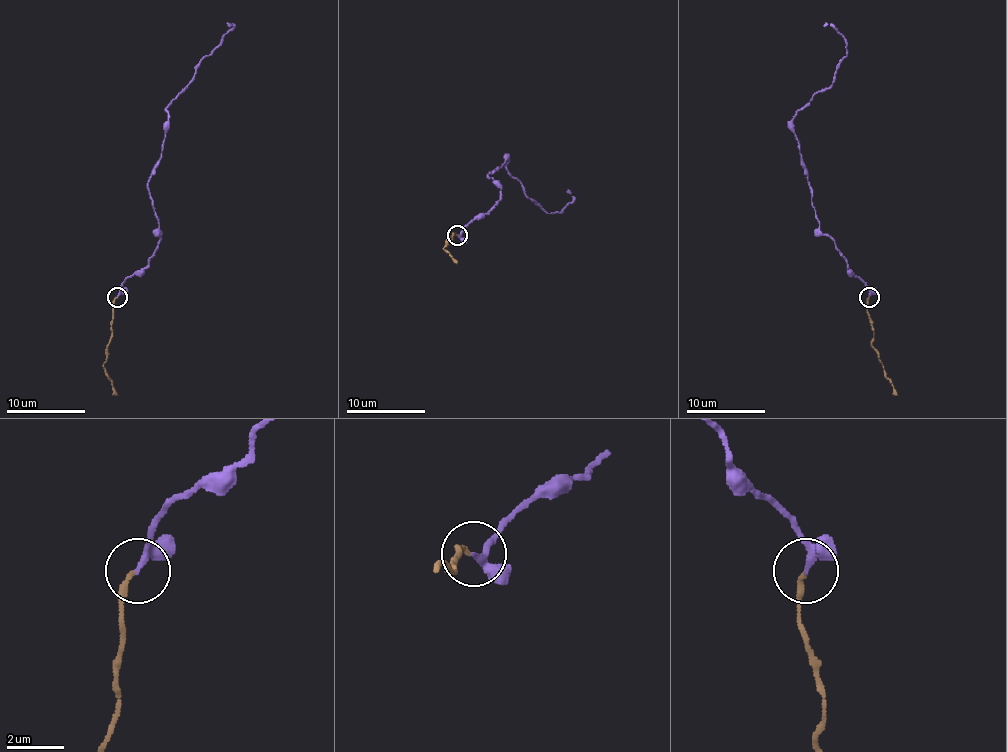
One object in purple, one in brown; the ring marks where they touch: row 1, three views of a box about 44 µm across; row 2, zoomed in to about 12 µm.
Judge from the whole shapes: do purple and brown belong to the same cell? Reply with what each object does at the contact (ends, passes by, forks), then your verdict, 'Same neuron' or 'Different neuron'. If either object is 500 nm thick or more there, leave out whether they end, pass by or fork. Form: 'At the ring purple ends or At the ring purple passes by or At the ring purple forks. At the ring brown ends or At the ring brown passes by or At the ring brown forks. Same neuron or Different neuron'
At the ring purple passes by. At the ring brown ends. Same neuron

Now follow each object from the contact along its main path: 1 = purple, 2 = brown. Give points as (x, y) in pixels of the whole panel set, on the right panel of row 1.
1: (868, 297), (846, 258), (821, 232), (793, 124), (846, 57), (846, 43), (833, 25), (823, 25)
2: (868, 297), (866, 305), (874, 333), (872, 345), (898, 394)

